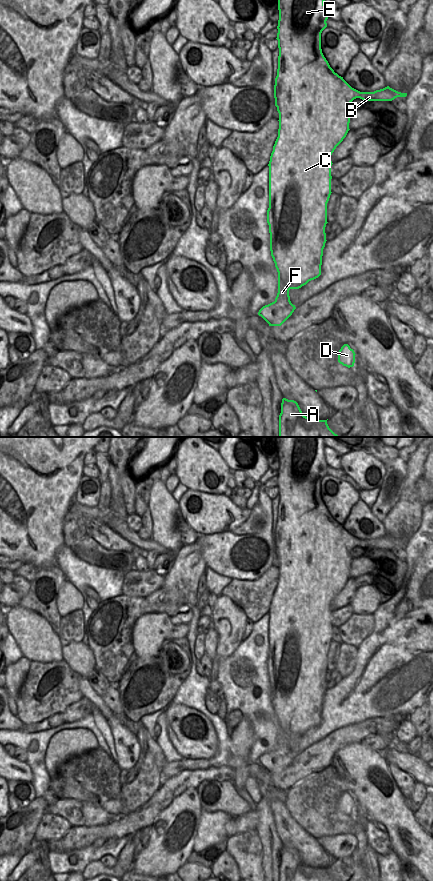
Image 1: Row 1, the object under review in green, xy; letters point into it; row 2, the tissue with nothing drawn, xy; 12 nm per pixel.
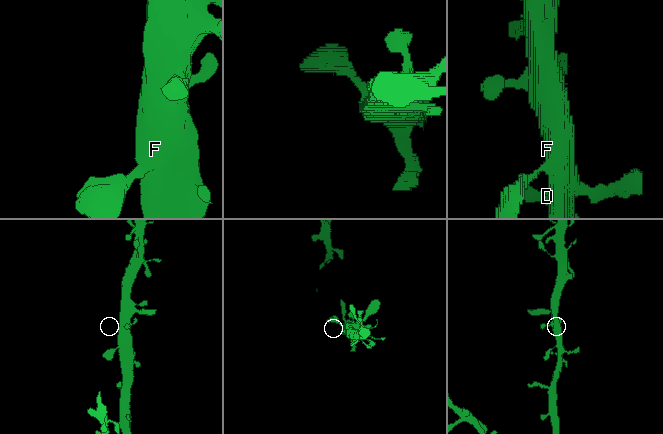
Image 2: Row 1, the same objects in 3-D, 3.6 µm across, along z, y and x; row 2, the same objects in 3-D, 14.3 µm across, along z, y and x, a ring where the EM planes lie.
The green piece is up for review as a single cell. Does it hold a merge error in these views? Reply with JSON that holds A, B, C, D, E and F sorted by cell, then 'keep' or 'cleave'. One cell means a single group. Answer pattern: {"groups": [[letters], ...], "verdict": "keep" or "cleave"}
{"groups": [["A", "B", "C", "D", "E", "F"]], "verdict": "keep"}

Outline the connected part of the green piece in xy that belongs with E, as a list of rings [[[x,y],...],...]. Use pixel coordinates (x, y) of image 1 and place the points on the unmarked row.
[[[279,437],[279,447],[278,447],[278,458],[279,458],[279,468],[278,468],[278,481],[277,481],[277,488],[278,488],[278,496],[279,496],[279,504],[278,504],[278,517],[277,517],[277,524],[275,526],[275,533],[274,533],[274,546],[275,546],[275,554],[277,555],[277,559],[279,561],[279,577],[278,577],[278,585],[275,589],[273,594],[273,599],[270,604],[269,609],[269,656],[267,658],[267,671],[269,673],[269,681],[270,681],[270,699],[273,709],[275,711],[275,715],[278,720],[278,741],[275,746],[275,749],[263,754],[258,763],[261,764],[269,774],[281,774],[294,760],[296,757],[295,753],[293,753],[290,749],[289,738],[290,737],[299,737],[302,734],[306,733],[309,729],[318,726],[321,723],[321,713],[322,713],[322,704],[323,704],[323,697],[326,691],[326,681],[325,675],[327,670],[327,651],[329,649],[331,643],[331,603],[336,597],[336,595],[343,589],[346,585],[349,577],[350,571],[350,563],[352,561],[352,557],[350,555],[351,550],[356,547],[360,546],[364,549],[392,549],[397,545],[406,545],[407,541],[398,540],[389,534],[376,538],[374,540],[360,540],[354,536],[352,536],[344,527],[343,525],[339,524],[334,518],[330,515],[328,509],[324,505],[321,497],[321,481],[327,475],[327,467],[328,464],[326,462],[326,457],[324,453],[325,443],[323,441],[323,437]]]

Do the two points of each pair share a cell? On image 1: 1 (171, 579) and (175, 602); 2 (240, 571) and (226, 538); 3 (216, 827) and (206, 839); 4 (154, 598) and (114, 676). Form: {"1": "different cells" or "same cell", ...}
{"1": "same cell", "2": "same cell", "3": "same cell", "4": "different cells"}

